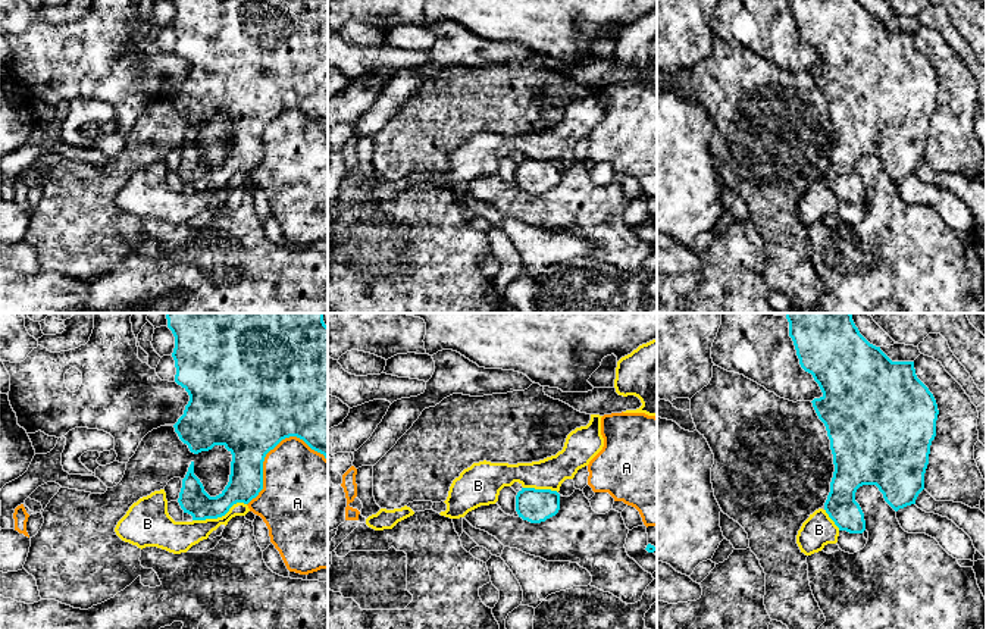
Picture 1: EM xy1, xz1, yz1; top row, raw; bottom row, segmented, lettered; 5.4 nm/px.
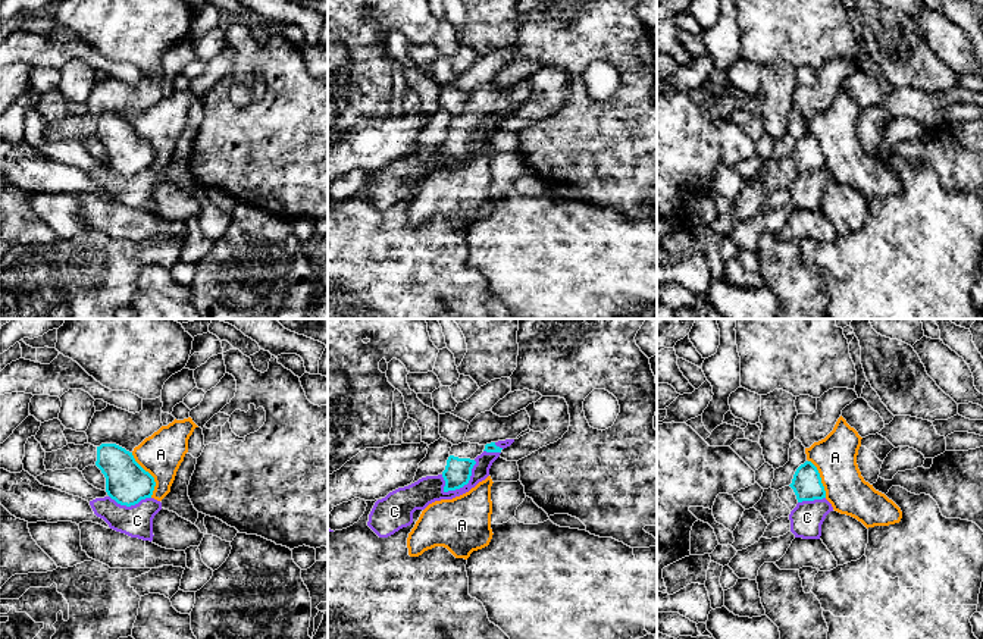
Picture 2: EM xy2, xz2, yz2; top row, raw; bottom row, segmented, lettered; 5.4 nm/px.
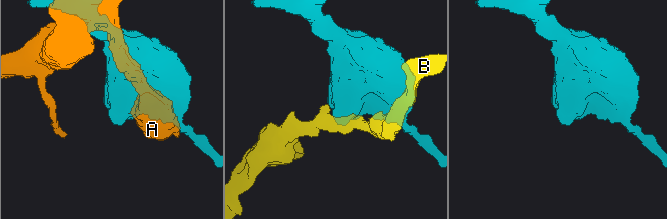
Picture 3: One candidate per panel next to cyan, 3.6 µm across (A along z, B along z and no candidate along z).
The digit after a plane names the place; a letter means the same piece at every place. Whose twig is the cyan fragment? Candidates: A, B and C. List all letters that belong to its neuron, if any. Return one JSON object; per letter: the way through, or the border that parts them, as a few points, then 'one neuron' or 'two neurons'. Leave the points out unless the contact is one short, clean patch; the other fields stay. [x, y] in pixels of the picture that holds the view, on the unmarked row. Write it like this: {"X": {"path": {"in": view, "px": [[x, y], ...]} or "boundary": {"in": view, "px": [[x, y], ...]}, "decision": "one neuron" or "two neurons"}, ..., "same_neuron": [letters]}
{"A": {"decision": "two neurons"}, "B": {"boundary": {"in": "xy1", "px": [[246, 174], [235, 174], [221, 187], [193, 191]]}, "decision": "two neurons"}, "C": {"boundary": {"in": "xz2", "px": [[475, 131], [470, 140], [470, 150], [466, 154], [443, 162]]}, "decision": "two neurons"}, "same_neuron": []}

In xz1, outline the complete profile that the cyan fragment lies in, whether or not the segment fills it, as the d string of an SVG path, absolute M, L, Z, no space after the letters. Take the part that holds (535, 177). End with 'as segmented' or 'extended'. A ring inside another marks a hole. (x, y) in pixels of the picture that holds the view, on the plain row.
M522 159L516 166L519 188L530 194L541 194L560 181L560 165L551 160Z; as segmented

